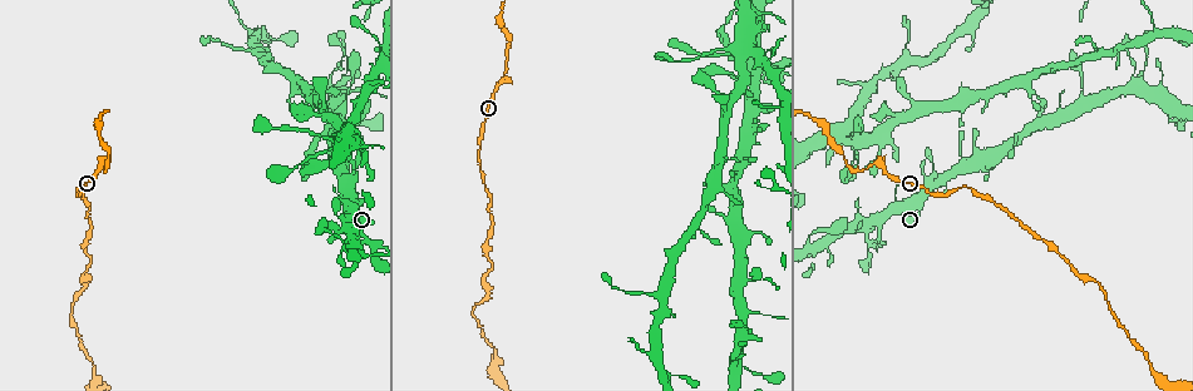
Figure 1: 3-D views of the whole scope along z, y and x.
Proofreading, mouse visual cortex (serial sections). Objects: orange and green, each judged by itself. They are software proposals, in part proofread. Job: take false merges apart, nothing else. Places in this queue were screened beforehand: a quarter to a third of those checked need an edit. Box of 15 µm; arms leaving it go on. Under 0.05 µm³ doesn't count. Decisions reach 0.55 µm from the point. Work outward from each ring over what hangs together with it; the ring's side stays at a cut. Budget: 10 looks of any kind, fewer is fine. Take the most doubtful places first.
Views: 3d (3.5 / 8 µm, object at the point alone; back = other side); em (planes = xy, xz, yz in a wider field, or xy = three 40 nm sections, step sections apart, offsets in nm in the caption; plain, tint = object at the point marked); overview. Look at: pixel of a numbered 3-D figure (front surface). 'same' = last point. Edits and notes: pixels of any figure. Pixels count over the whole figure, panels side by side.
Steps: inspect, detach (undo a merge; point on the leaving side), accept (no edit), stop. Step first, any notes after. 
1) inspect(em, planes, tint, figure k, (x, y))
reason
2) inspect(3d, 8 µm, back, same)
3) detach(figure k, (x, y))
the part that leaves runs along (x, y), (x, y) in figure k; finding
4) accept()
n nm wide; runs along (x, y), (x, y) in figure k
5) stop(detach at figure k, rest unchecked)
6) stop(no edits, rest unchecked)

inspect(3d, 8 µm, figure 1, (817, 246))
four or more arms meet

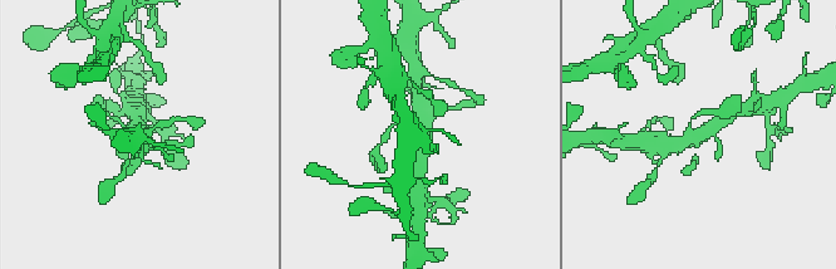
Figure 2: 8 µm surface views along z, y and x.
inspect(em, xy, step 3, tint, figure 2, (701, 133))

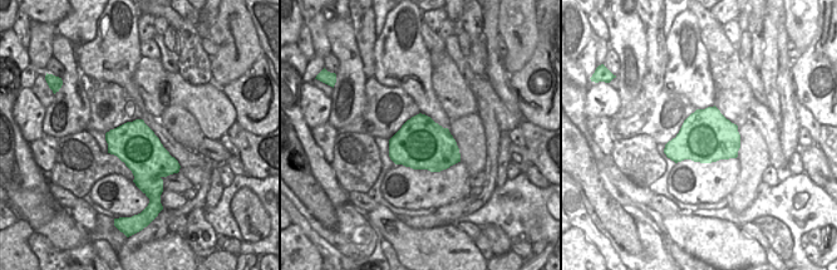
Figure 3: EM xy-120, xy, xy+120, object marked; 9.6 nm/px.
accept()
runs along (729, 116), (703, 135), (669, 147) in figure 2; continuous, no second cell

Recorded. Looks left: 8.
inspect(3d, 8 µm, figure 1, (104, 168))
abrupt turn

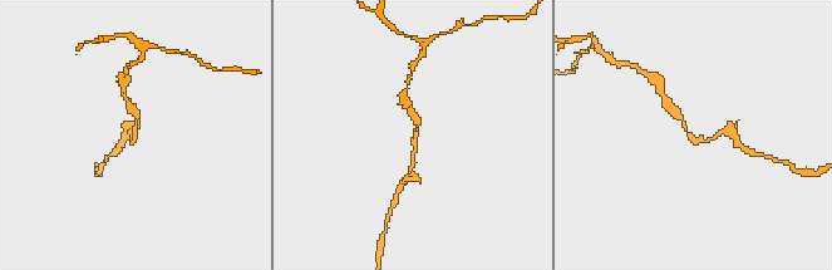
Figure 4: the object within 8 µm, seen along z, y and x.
inspect(3d, 3.5 µm, figure 4, (412, 137))

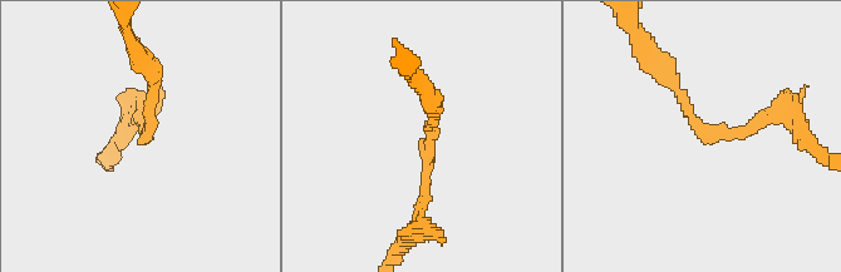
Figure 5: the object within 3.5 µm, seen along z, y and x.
inspect(em, xy, step 5, tint, figure 5, (427, 141))
arms of 150, 150 nm

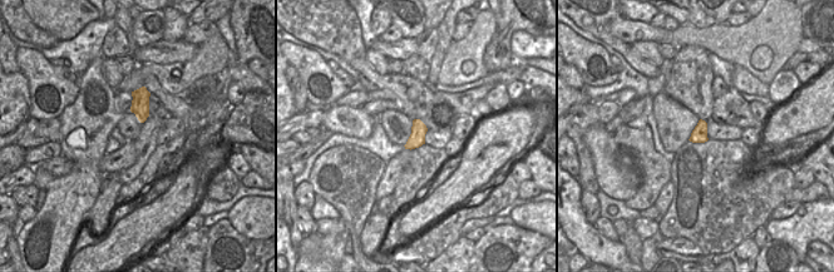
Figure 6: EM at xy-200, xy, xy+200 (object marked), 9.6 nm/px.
accept()
runs along (778, 113), (711, 137), (657, 63) in figure 5; one cell here

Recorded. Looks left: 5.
inspect(3d, 3.5 µm, figure 1, (870, 246))
a narrow waist

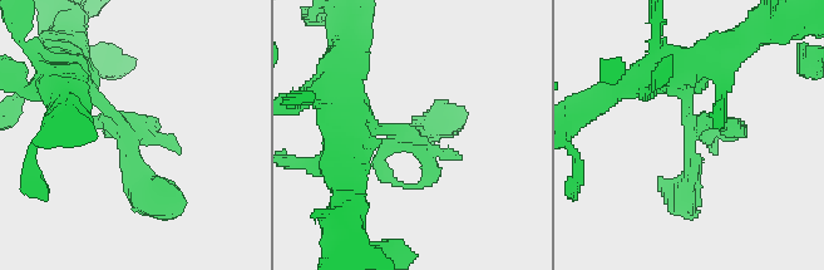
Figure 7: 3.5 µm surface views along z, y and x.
inspect(em, xy, step 3, tint, figure 7, (691, 137))

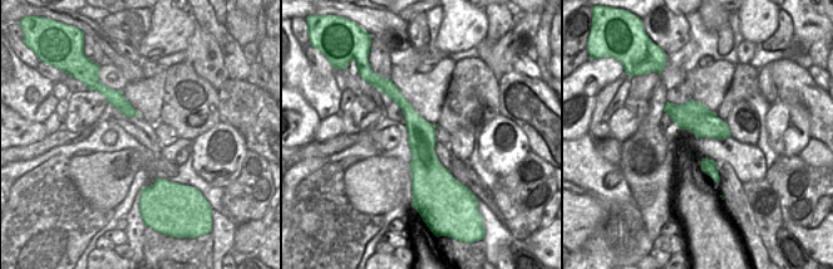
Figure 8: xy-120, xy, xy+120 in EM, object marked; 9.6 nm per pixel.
accept()
runs along (393, 88), (420, 132), (414, 187) in figure 8; one cell here

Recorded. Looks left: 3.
inspect(3d, 8 µm, figure 1, (345, 189))
arms part here

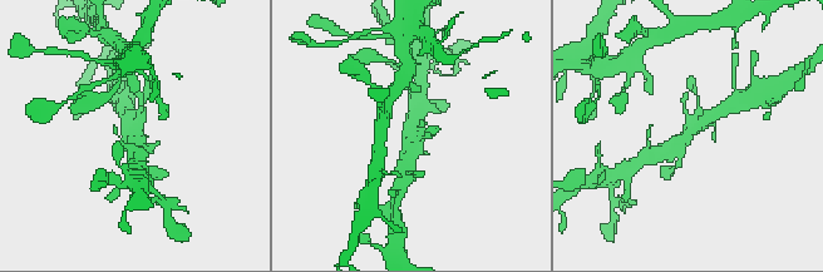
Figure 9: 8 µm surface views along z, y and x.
inspect(em, xy, step 5, tint, figure 9, (135, 127))
need the tissue

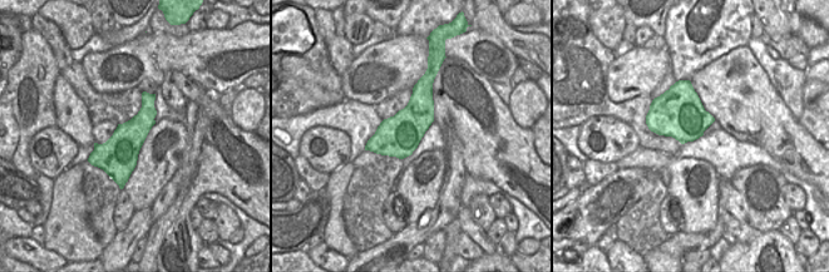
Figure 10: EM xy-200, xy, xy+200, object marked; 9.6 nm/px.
accept()
400 nm wide; runs along (680, 158), (689, 132), (724, 109) in figure 9; one cell here

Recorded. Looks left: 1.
stop(no edits, rest unchecked)

